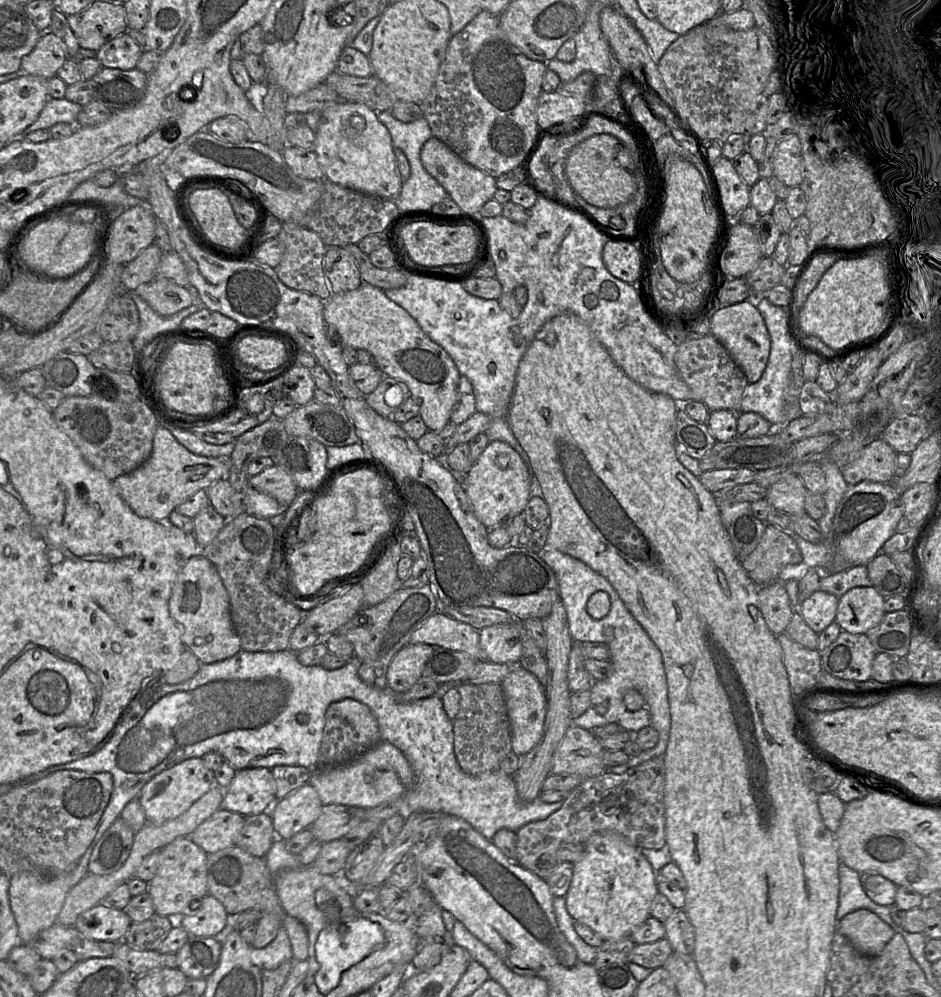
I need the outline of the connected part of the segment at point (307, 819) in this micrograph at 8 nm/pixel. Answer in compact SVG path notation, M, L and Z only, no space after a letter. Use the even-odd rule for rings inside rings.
M309 782L275 801L270 814L276 838L287 840L309 828L321 814L322 807L319 794Z

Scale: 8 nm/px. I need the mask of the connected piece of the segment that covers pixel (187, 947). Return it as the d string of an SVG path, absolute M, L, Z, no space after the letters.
M189 935L176 953L178 968L189 979L206 979L217 968L221 951L220 937Z

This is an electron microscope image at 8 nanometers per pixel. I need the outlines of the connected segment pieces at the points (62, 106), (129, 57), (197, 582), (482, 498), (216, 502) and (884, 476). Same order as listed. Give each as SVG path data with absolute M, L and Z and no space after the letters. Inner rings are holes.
M49 98L40 112L37 120L27 127L22 136L39 129L50 129L57 123L77 125L77 117L82 106L65 98Z
M123 33L106 42L97 52L102 67L132 70L136 68L144 49L128 34Z
M203 553L182 563L168 607L171 618L181 628L181 640L185 648L190 649L201 664L225 660L241 650L241 640L231 620L227 590L216 567Z
M492 441L474 462L463 485L478 520L488 529L505 526L522 513L532 496L532 475L519 453L503 441Z
M226 478L216 481L206 491L210 504L225 519L245 513L242 494L236 492Z
M881 437L871 440L859 456L842 468L849 486L862 481L891 482L896 470L897 452Z

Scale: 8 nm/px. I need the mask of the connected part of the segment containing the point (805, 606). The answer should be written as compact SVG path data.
M816 590L798 606L807 625L820 634L835 622L839 599L828 592Z

